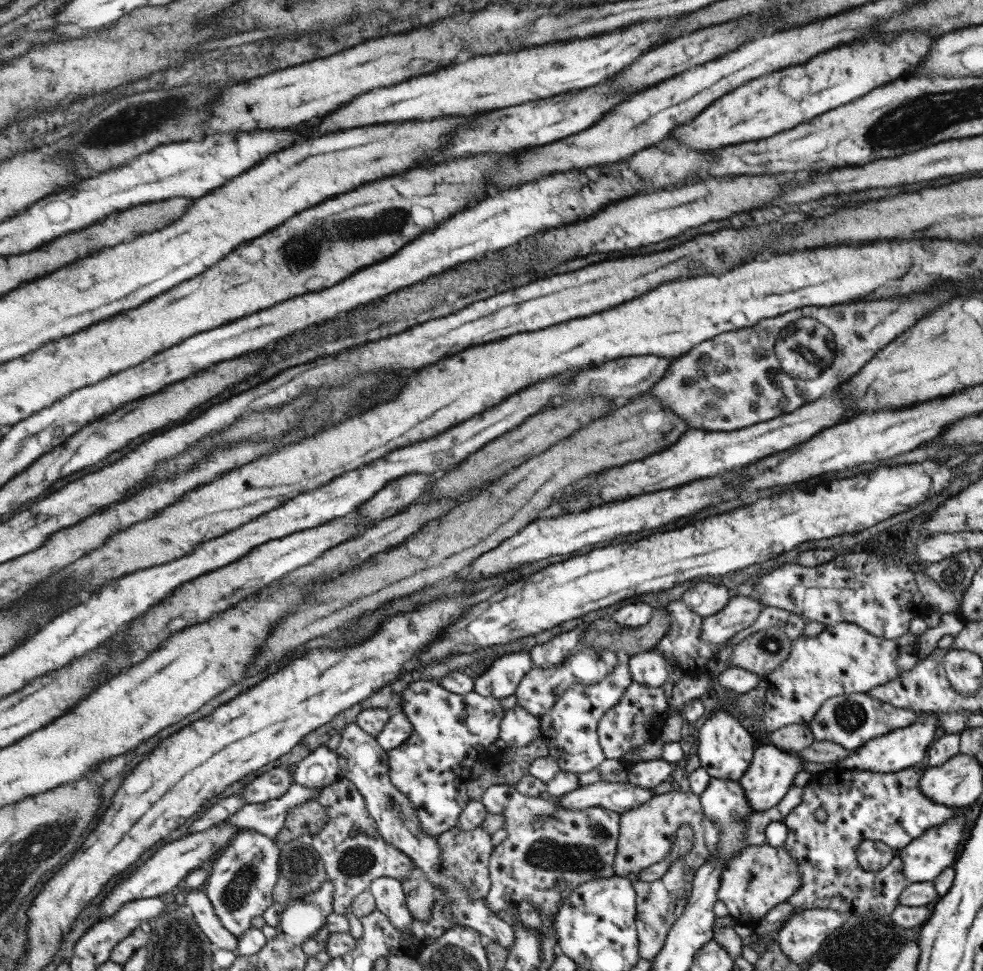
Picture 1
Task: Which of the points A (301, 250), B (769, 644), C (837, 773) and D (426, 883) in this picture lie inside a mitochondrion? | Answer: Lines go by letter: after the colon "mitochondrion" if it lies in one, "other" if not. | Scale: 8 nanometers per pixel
A: mitochondrion
B: mitochondrion
C: other
D: other

